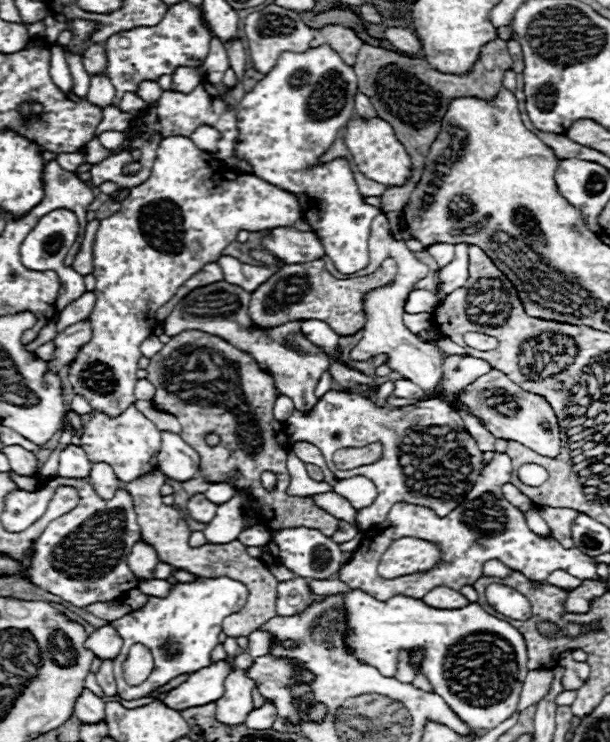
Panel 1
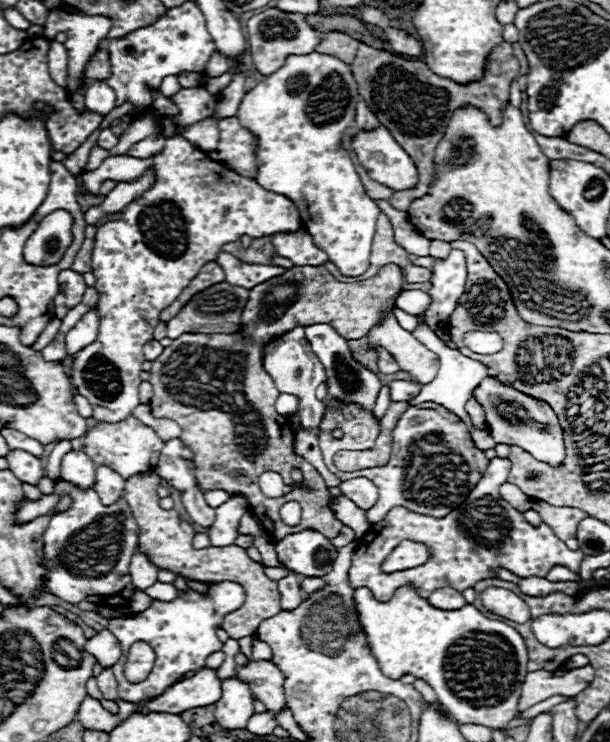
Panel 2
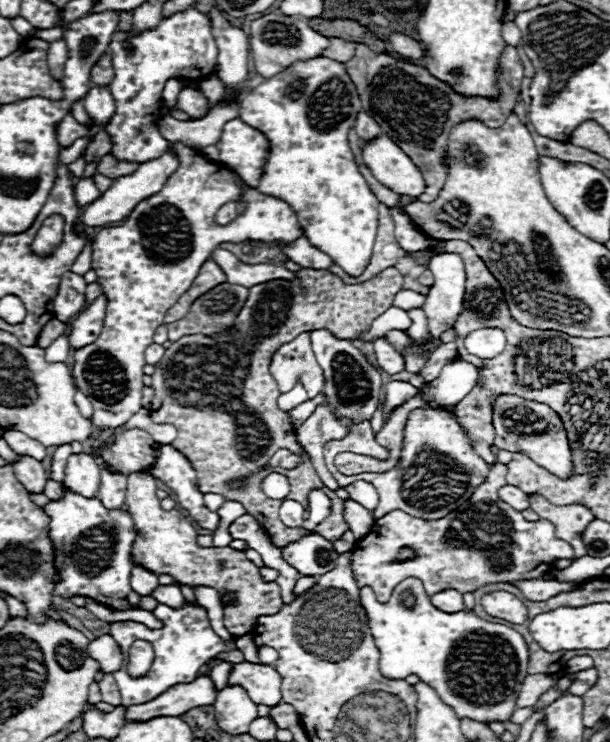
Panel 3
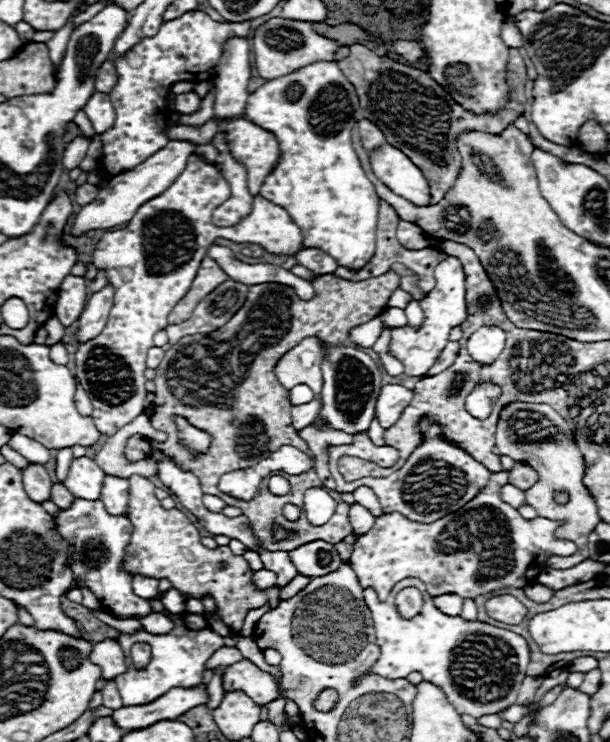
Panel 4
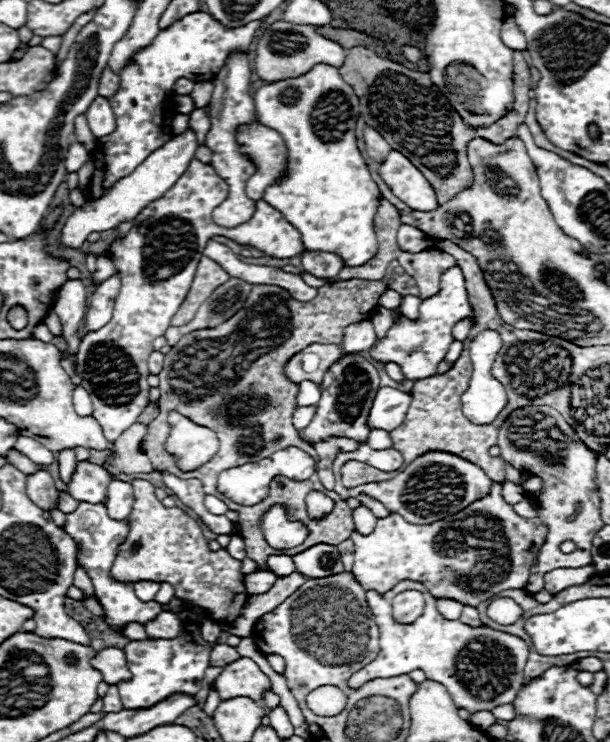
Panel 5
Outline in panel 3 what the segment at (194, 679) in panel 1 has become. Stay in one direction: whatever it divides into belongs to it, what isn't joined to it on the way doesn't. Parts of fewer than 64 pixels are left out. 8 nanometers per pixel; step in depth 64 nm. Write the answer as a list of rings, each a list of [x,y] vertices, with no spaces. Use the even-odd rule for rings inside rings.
[[[200,674],[196,680],[192,680],[192,682],[188,682],[188,684],[176,684],[174,688],[166,690],[162,696],[150,700],[150,702],[146,702],[146,704],[130,706],[130,708],[126,710],[126,722],[130,722],[130,720],[150,720],[150,718],[154,718],[154,716],[180,716],[180,714],[184,714],[184,712],[188,712],[188,710],[192,710],[192,708],[214,704],[214,702],[216,702],[216,696],[218,696],[218,692],[216,692],[216,686],[214,686],[214,682],[210,680],[210,676]]]

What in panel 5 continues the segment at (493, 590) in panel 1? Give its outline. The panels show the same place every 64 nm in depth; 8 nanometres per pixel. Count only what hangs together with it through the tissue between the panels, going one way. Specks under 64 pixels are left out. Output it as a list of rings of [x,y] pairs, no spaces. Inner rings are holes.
[[[496,598],[488,606],[488,616],[498,624],[514,624],[522,618],[522,608],[512,598]]]

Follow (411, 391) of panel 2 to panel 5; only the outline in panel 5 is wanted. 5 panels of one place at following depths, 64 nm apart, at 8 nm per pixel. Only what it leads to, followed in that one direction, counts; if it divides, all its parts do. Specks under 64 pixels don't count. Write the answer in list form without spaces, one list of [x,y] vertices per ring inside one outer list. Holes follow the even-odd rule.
[[[390,386],[380,388],[368,416],[370,428],[382,428],[386,432],[394,430],[398,424],[402,424],[402,418],[406,416],[410,402],[412,402],[412,396],[408,392],[402,392]]]

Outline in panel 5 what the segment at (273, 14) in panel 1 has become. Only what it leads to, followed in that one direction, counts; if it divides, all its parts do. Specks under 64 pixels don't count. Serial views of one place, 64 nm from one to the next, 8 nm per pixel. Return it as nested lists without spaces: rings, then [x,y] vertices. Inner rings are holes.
[[[278,20],[270,26],[266,26],[256,42],[256,74],[266,82],[286,80],[300,76],[302,72],[310,70],[314,64],[334,64],[340,68],[344,64],[344,48],[340,48],[334,40],[328,40],[316,32],[314,26],[306,24],[290,24],[284,20]]]

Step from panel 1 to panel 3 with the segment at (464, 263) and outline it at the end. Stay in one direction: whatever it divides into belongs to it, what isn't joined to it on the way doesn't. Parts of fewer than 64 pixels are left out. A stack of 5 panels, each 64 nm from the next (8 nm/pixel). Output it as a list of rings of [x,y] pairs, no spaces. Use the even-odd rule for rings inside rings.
[[[440,254],[430,262],[434,284],[426,296],[424,314],[428,318],[428,330],[434,338],[454,326],[454,320],[462,312],[466,270],[460,254]]]

